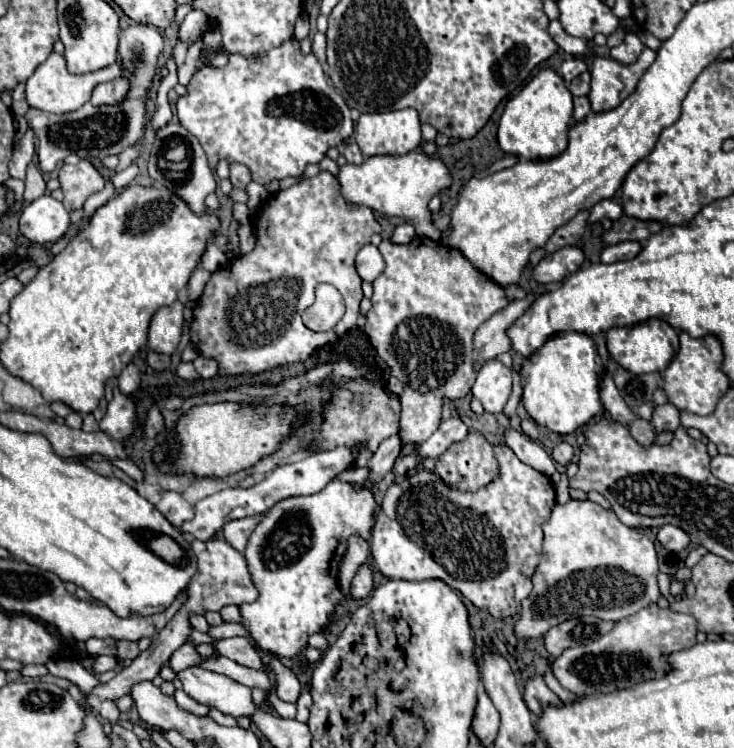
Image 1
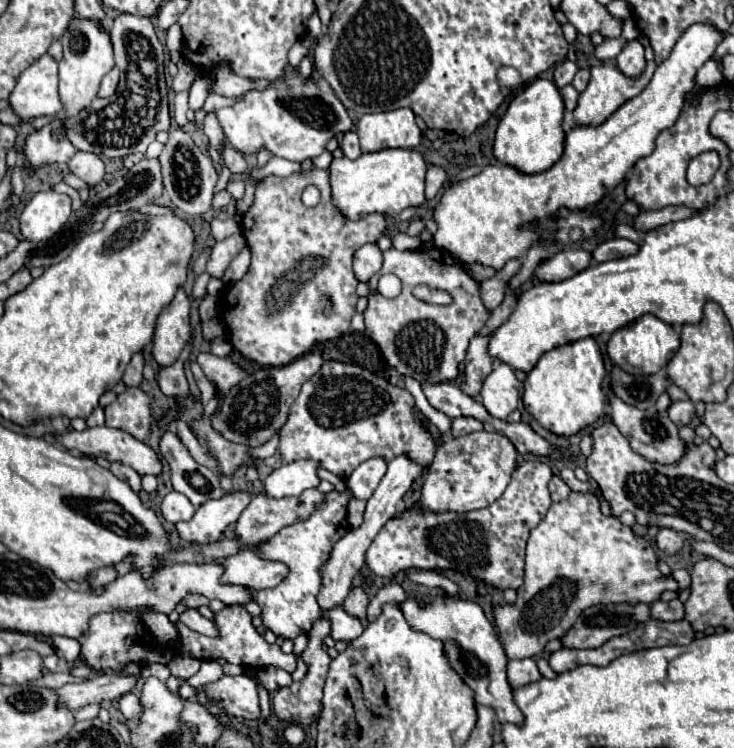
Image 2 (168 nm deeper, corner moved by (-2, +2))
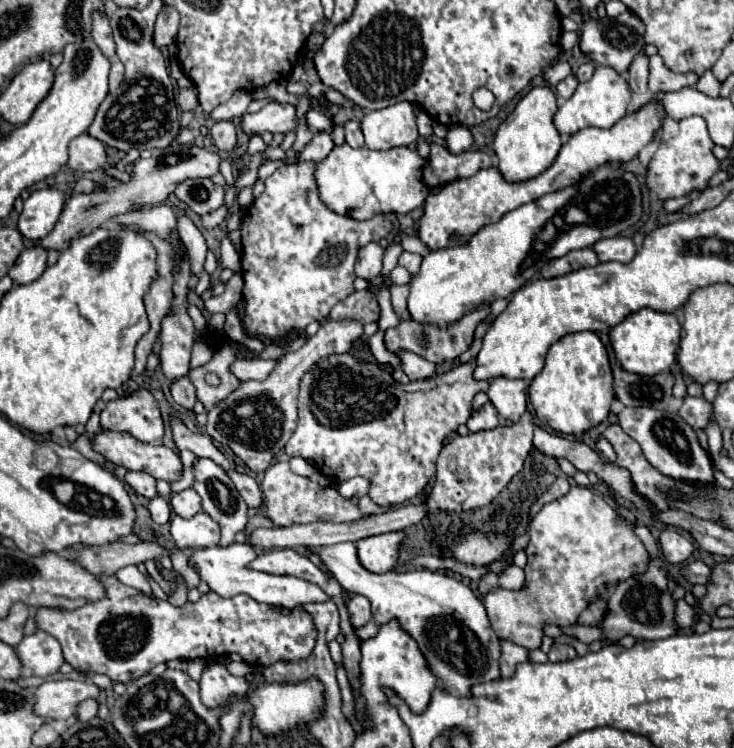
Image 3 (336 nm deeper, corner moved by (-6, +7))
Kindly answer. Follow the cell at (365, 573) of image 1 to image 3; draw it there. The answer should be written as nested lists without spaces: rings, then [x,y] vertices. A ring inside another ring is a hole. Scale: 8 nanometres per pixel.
[[[353,596],[347,604],[349,610],[349,622],[353,628],[361,628],[371,620],[371,610],[369,610],[369,600],[365,596]]]

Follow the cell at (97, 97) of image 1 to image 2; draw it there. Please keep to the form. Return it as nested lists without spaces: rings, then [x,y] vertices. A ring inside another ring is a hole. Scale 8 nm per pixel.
[[[113,67],[113,69],[103,77],[97,95],[99,95],[99,97],[111,97],[111,95],[115,93],[115,89],[117,89],[117,83],[119,83],[119,69]]]

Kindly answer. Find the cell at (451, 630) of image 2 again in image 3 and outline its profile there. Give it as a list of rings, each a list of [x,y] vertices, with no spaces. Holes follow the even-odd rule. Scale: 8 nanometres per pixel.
[[[353,542],[307,548],[307,552],[317,554],[347,592],[361,594],[371,602],[371,614],[379,626],[389,620],[397,620],[401,630],[417,642],[431,672],[447,690],[453,690],[459,696],[469,696],[469,688],[473,684],[497,680],[501,676],[501,640],[489,624],[483,602],[467,584],[431,570],[373,574],[359,564]]]

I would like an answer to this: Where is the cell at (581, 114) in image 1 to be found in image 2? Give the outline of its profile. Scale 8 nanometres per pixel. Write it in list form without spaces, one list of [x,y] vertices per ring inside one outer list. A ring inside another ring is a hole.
[[[567,85],[561,89],[561,95],[565,99],[565,111],[567,111],[567,117],[571,117],[571,113],[575,111],[577,107],[577,101],[579,101],[579,93],[573,89],[573,85]]]

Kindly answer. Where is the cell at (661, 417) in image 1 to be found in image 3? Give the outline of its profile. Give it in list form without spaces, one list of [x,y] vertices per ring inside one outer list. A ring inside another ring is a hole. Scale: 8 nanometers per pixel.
[[[687,396],[679,416],[693,428],[693,430],[707,430],[713,420],[713,406],[705,398],[691,398]]]

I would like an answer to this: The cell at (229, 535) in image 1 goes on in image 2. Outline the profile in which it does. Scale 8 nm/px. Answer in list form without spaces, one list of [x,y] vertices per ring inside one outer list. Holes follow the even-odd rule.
[[[307,489],[307,491],[301,493],[299,497],[283,497],[283,499],[271,499],[271,497],[263,495],[263,493],[259,493],[259,495],[249,503],[249,507],[241,513],[241,517],[237,519],[237,523],[235,523],[235,527],[233,527],[235,537],[237,537],[243,545],[253,547],[253,545],[257,545],[257,543],[261,543],[261,541],[273,537],[281,527],[291,525],[295,519],[299,519],[299,517],[301,517],[301,519],[307,519],[307,517],[311,515],[311,511],[315,509],[315,505],[323,501],[323,497],[325,497],[325,495],[323,495],[321,491],[317,491],[317,489]]]

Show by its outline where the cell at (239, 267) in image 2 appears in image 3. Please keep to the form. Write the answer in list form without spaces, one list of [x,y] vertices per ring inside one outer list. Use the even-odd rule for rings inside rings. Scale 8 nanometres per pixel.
[[[235,274],[229,280],[229,284],[227,284],[227,288],[225,288],[225,292],[221,296],[211,296],[211,298],[205,300],[205,310],[211,312],[211,314],[233,310],[239,304],[239,300],[243,298],[241,290],[243,290],[243,276]]]

